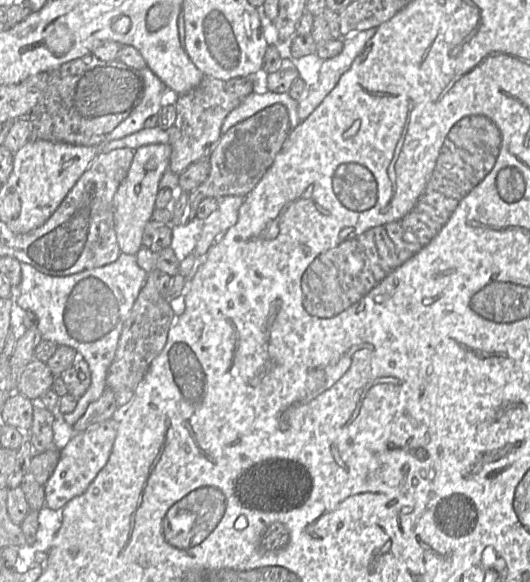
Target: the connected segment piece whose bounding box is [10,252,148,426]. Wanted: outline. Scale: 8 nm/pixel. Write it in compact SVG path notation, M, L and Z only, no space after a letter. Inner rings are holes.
M122 252L113 263L68 276L47 275L23 262L20 267L21 283L11 289L14 304L36 317L43 340L75 349L88 363L91 372L89 388L78 399L75 409L63 415L72 426L106 389L108 369L115 357L121 331L148 273L139 267L135 255Z

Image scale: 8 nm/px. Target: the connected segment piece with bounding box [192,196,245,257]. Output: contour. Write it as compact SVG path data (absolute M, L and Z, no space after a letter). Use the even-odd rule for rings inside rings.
M223 196L216 199L217 210L203 220L202 232L192 253L196 257L204 257L222 239L225 233L237 223L239 208L245 197Z

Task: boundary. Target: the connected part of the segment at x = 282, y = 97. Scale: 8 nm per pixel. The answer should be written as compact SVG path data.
M268 91L265 94L251 93L249 96L242 99L242 102L225 118L221 127L221 136L236 124L276 103L282 104L287 108L291 129L295 128L299 122L301 122L298 117L295 99L290 97L288 93L274 93Z

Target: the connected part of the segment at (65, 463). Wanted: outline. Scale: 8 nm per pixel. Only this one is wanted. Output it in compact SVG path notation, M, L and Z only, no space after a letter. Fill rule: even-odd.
M108 419L75 436L60 450L59 462L45 486L45 506L61 510L72 498L83 494L106 465L117 435L117 425Z

